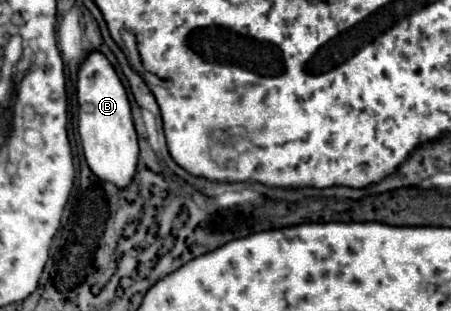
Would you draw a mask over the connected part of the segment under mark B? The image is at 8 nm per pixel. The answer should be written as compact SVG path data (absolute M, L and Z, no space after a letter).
M94 51L82 63L78 71L78 133L82 139L84 157L90 171L100 179L114 183L118 189L126 189L136 173L138 163L138 139L132 123L130 103L124 85L120 83L110 61Z

